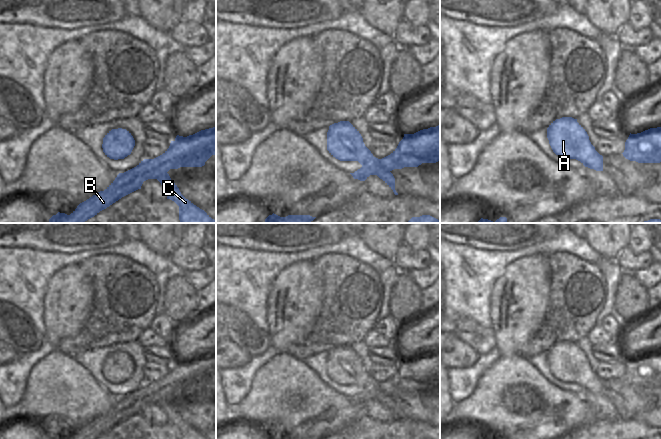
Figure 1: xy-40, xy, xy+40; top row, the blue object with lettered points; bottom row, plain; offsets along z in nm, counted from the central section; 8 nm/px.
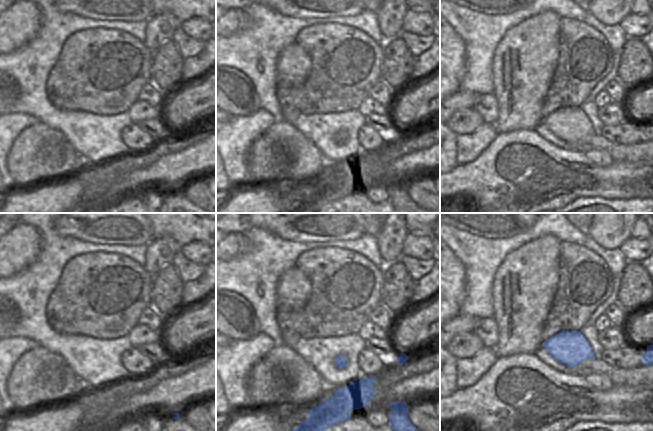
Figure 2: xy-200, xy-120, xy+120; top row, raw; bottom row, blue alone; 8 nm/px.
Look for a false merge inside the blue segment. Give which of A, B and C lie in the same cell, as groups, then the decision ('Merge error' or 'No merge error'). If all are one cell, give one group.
Groups: A B / C. Merge error

